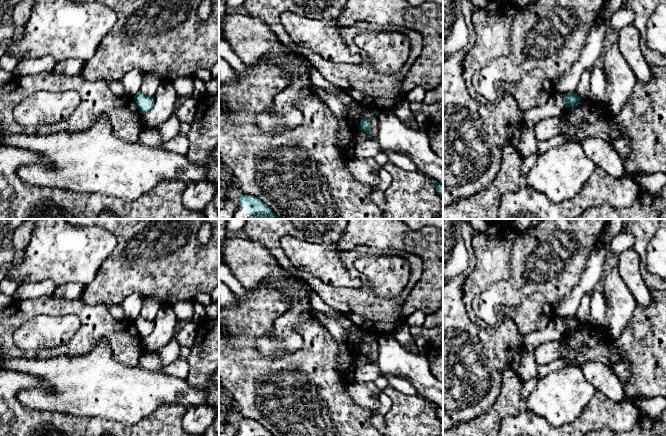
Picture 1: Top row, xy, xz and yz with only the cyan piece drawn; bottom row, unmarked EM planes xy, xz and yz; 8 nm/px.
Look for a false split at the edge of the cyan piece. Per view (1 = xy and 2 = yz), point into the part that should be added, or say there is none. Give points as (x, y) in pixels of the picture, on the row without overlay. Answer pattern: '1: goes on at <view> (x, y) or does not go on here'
1: does not go on here
2: does not go on here

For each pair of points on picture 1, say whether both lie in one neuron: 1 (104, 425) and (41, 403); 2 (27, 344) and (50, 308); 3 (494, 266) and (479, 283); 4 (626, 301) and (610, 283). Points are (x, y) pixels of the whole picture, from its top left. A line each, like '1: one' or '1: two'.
1: two
2: two
3: one
4: one

